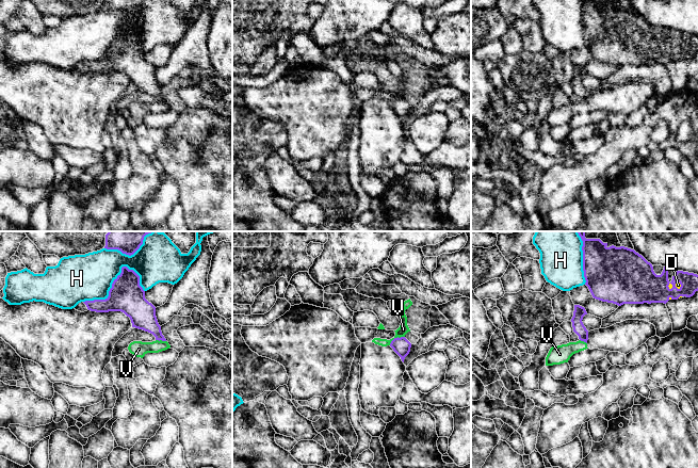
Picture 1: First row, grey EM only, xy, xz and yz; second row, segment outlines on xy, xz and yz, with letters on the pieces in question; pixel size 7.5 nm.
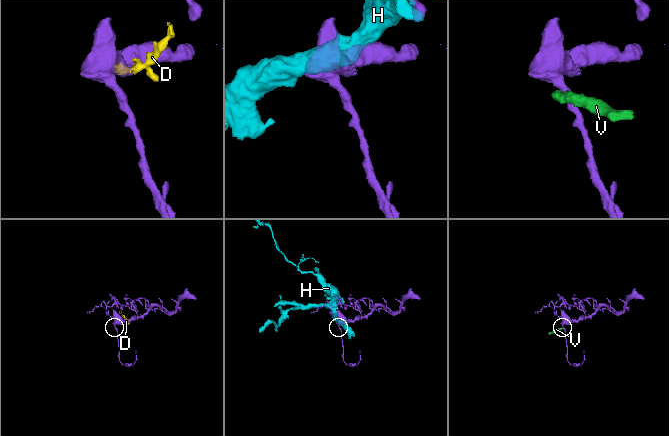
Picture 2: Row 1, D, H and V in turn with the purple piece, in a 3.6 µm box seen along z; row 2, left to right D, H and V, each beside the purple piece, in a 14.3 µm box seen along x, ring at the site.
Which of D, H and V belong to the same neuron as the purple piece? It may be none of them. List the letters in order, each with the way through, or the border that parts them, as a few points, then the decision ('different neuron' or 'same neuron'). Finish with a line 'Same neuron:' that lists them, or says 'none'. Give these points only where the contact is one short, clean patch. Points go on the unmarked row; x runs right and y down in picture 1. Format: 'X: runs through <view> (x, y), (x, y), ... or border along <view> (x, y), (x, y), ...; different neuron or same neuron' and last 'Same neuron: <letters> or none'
D: same neuron
H: different neuron
V: border along xz (404, 97), (394, 99), (389, 106); different neuron
Same neuron: D

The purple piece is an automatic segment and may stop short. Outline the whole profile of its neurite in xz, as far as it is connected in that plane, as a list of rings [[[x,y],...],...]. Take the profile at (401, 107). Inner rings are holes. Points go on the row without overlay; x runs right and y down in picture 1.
[[[397,98],[391,102],[390,108],[401,118],[402,123],[404,124],[405,118],[410,113],[411,104],[405,98]]]

